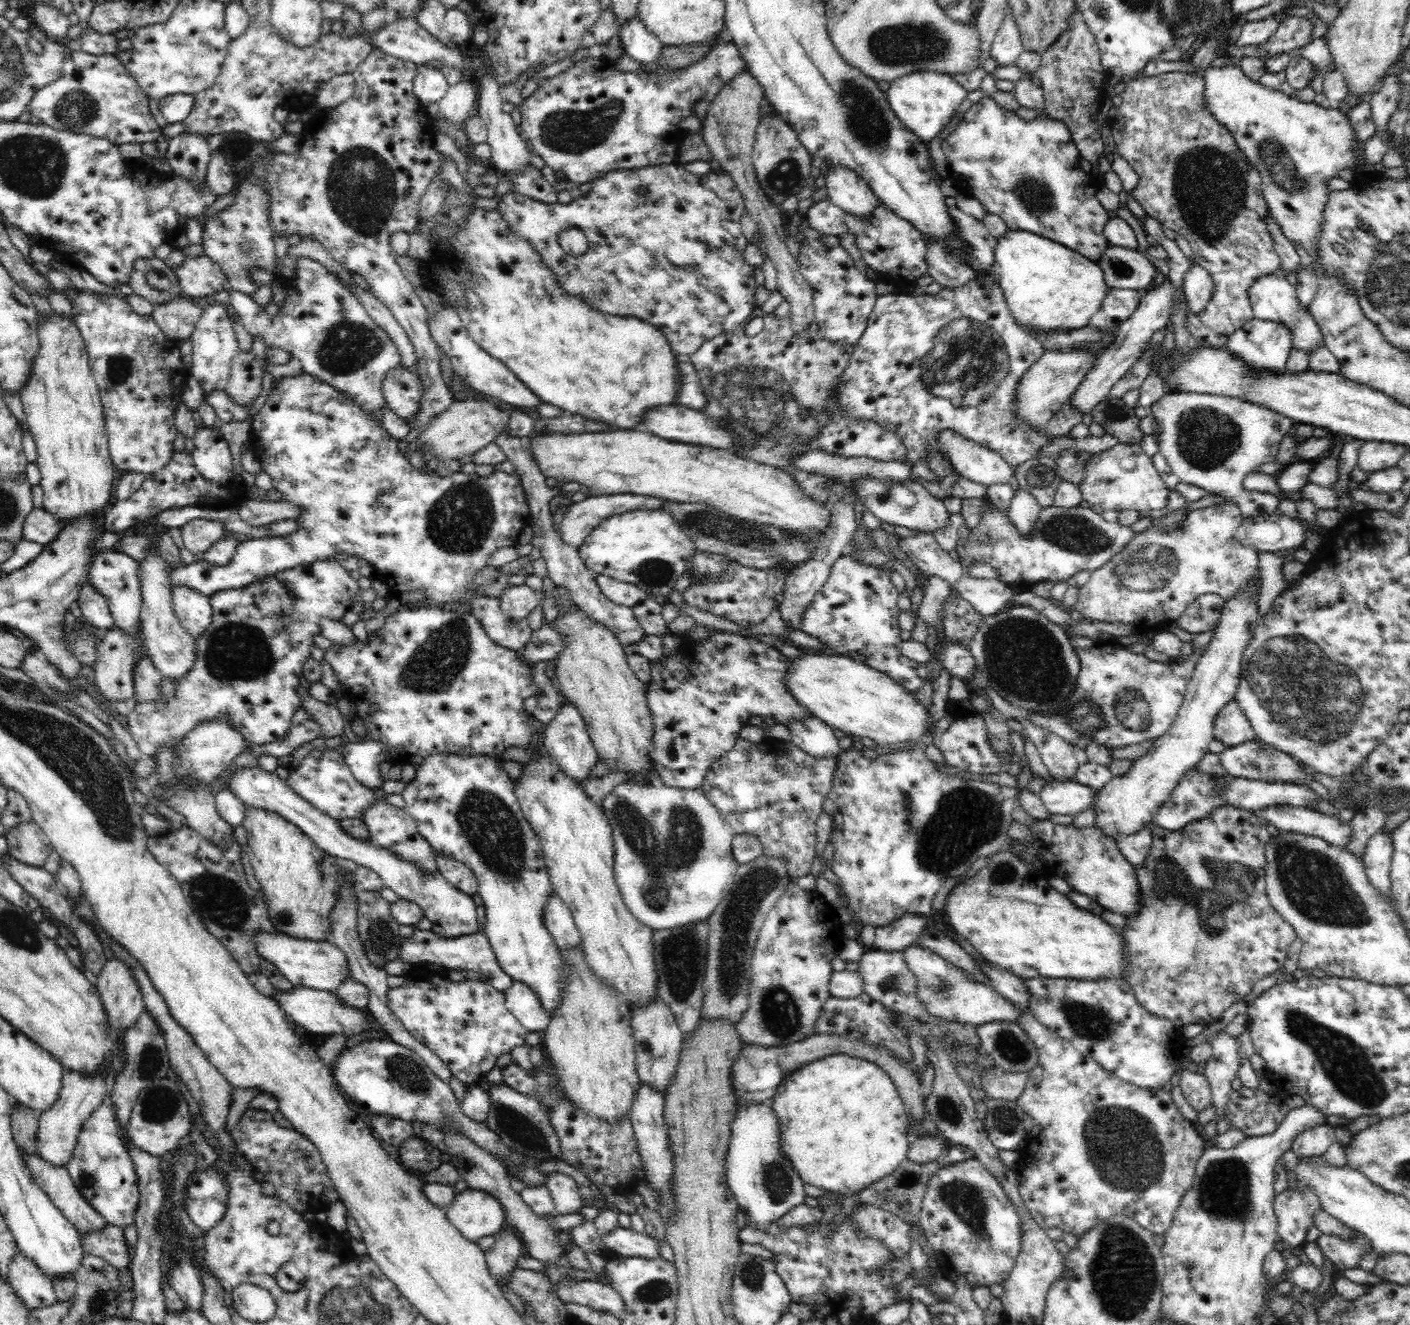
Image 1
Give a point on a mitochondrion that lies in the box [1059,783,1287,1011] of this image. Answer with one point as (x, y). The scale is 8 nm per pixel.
(1232, 882)

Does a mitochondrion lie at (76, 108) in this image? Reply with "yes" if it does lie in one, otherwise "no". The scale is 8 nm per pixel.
yes

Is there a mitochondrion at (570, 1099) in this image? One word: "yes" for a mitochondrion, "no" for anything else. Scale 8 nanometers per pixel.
no

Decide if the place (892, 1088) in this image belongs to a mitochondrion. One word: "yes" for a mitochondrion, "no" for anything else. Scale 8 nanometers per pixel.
no

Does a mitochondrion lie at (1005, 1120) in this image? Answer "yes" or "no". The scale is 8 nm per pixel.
yes

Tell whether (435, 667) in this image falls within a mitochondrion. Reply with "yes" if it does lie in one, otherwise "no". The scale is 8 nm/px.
yes

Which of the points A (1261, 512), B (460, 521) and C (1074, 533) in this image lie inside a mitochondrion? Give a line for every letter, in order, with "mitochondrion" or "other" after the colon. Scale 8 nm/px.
A: other
B: mitochondrion
C: mitochondrion

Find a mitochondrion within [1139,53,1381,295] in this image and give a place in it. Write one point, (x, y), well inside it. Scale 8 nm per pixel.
(1222, 199)

